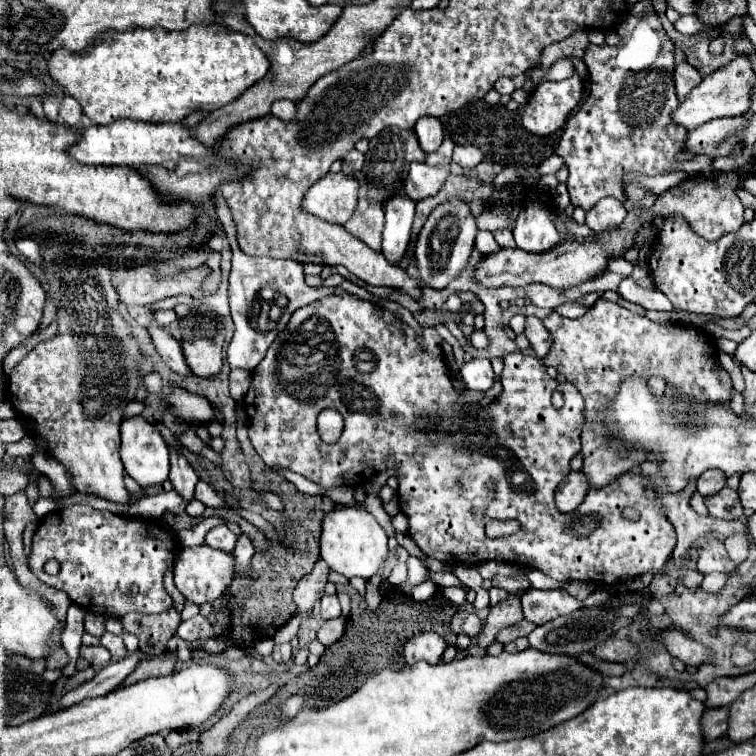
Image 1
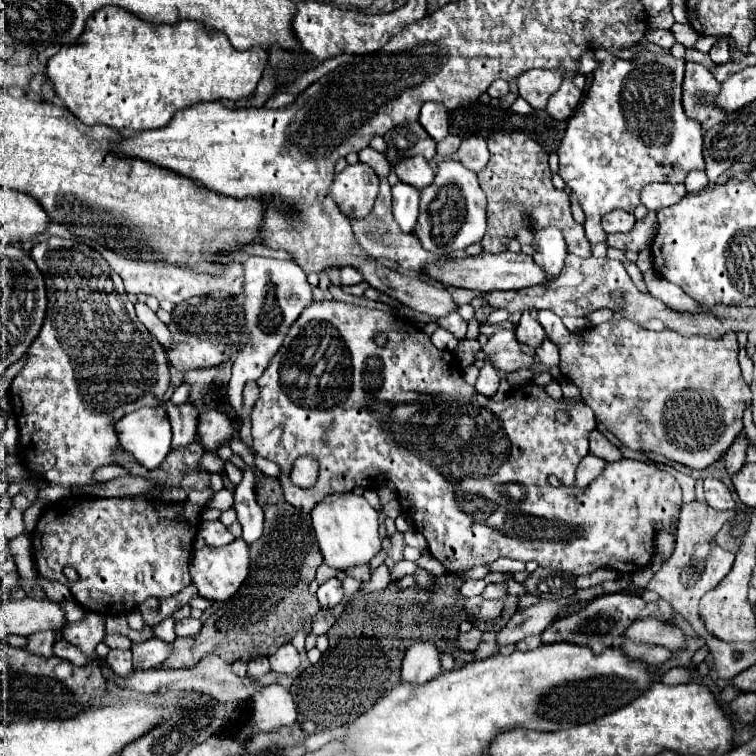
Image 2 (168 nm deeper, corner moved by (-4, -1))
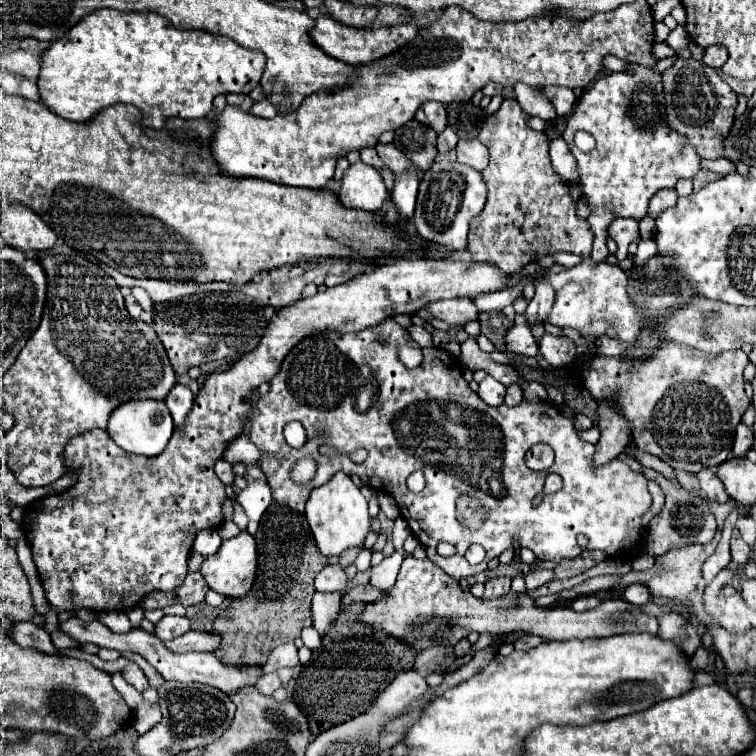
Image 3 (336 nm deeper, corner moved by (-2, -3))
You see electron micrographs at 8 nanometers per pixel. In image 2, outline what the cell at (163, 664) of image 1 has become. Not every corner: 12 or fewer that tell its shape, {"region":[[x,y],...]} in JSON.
{"region":[[253,467],[249,577],[165,669],[275,653],[321,609],[311,515]]}

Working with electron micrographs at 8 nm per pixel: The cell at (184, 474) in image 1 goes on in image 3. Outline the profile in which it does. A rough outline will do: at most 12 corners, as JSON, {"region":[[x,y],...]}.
{"region":[[177,383],[165,397],[175,425],[183,425],[193,393]]}

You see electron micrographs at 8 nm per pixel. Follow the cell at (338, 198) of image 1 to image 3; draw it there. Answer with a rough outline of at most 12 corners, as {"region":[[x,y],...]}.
{"region":[[353,163],[339,189],[349,209],[379,211],[387,187],[377,169]]}

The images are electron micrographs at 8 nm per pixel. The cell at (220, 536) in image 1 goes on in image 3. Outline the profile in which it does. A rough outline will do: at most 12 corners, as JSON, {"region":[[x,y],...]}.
{"region":[[217,529],[197,535],[193,551],[203,557],[215,555],[221,537]]}

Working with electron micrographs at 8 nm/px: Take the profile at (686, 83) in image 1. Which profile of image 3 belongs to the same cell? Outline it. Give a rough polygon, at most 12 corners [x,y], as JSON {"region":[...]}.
{"region":[[677,57],[663,73],[669,129],[701,159],[723,157],[737,93]]}

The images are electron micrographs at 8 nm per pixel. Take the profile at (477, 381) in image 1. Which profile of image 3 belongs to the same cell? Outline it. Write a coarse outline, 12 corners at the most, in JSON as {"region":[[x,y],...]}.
{"region":[[493,377],[479,383],[479,397],[499,407],[507,387]]}

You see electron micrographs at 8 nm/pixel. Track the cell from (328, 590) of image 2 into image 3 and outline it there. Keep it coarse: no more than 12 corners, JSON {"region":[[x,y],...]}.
{"region":[[327,565],[317,577],[317,591],[343,591],[347,573]]}

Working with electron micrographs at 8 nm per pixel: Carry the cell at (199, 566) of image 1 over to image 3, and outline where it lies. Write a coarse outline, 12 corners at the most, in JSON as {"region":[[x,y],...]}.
{"region":[[241,531],[203,561],[211,589],[225,597],[249,593],[257,545]]}

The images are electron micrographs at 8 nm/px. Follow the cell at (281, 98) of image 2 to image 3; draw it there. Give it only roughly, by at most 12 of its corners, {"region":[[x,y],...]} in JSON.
{"region":[[267,99],[253,103],[251,113],[257,117],[275,117],[275,109]]}

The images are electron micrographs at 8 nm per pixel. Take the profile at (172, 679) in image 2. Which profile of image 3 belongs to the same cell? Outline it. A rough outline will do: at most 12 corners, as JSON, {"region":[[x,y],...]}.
{"region":[[269,673],[257,683],[257,691],[273,695],[281,687],[277,673]]}

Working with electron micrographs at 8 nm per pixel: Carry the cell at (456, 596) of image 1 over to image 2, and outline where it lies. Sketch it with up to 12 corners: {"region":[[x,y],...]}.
{"region":[[483,579],[465,581],[461,587],[463,597],[481,595],[485,589]]}

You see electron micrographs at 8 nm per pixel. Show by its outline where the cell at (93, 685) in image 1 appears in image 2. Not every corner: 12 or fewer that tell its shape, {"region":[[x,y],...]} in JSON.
{"region":[[161,639],[135,643],[133,671],[161,667],[171,645]]}

